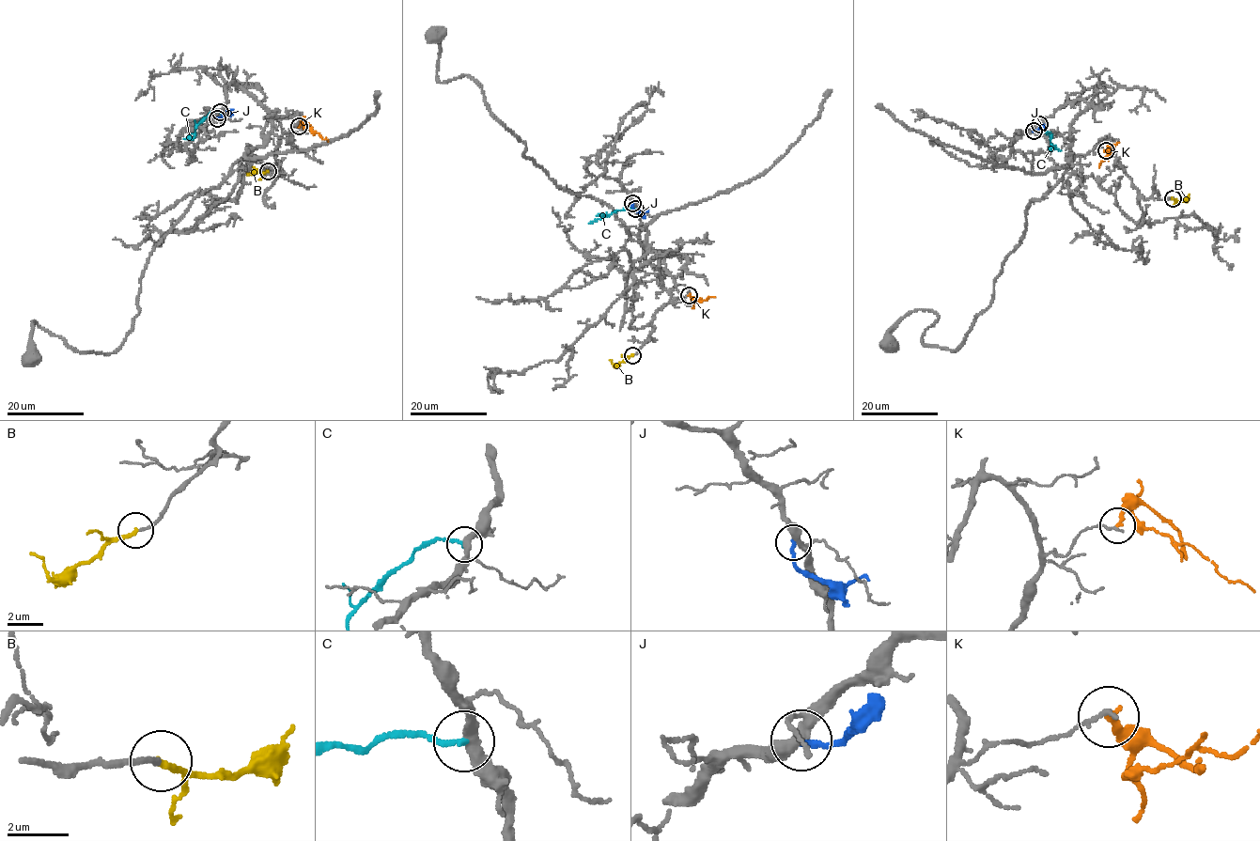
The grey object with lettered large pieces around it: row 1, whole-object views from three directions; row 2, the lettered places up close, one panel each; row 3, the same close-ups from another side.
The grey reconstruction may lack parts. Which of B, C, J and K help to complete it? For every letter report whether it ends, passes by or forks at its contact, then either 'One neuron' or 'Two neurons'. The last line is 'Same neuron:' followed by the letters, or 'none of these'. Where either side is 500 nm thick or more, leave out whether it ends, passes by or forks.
B: It ends there. One neuron
C: It ends there. Two neurons
J: It ends there. Two neurons
K: It ends there. Two neurons
Same neuron: B

